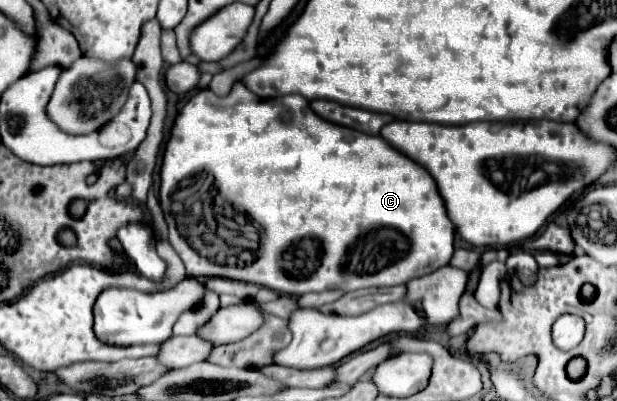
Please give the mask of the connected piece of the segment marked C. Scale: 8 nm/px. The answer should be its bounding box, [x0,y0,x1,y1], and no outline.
[159,82,455,298]

